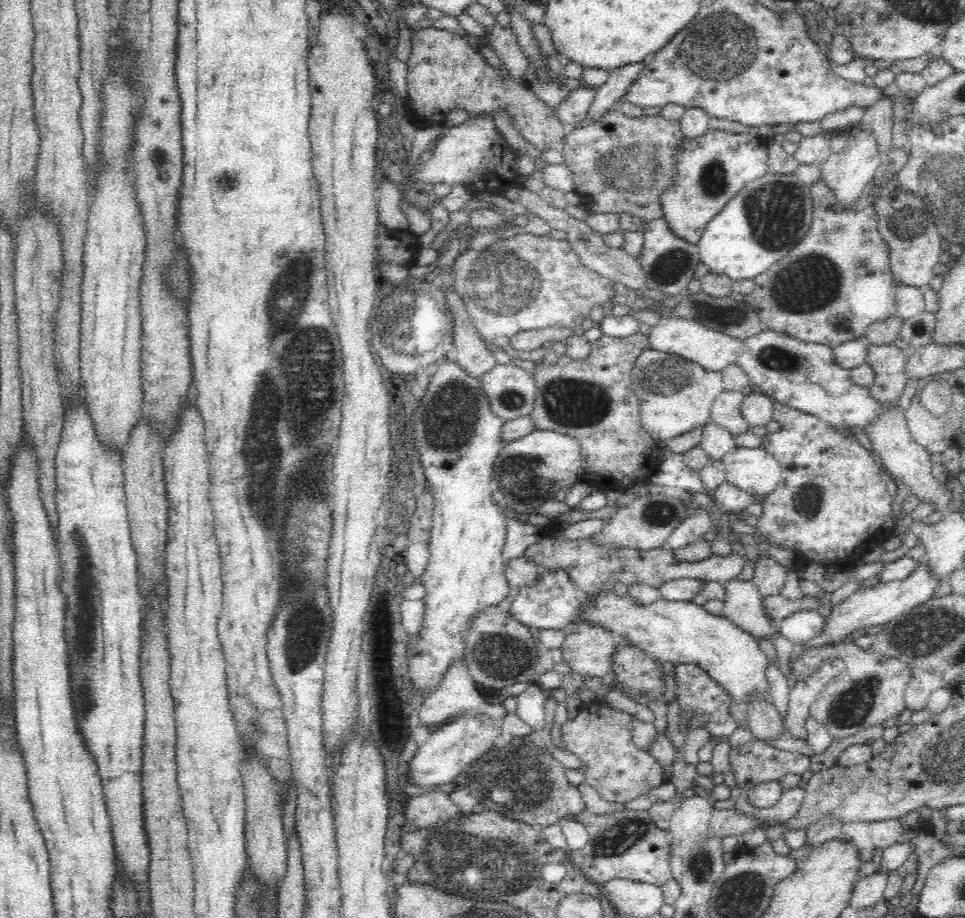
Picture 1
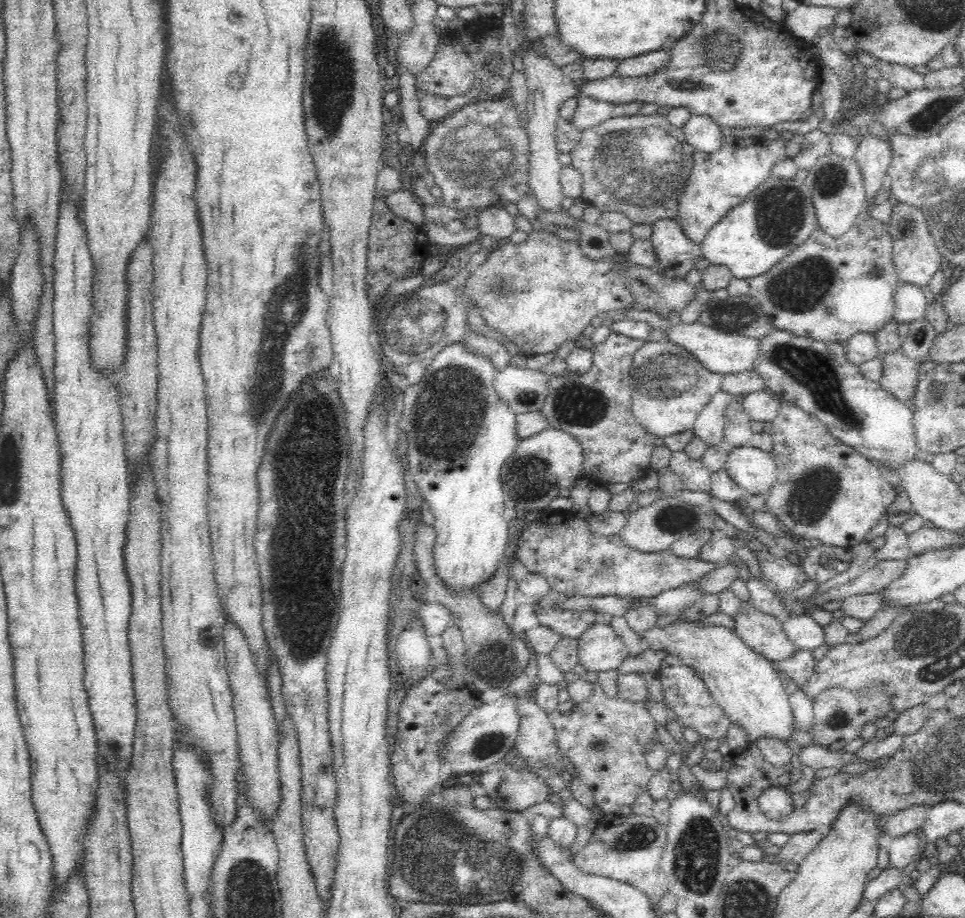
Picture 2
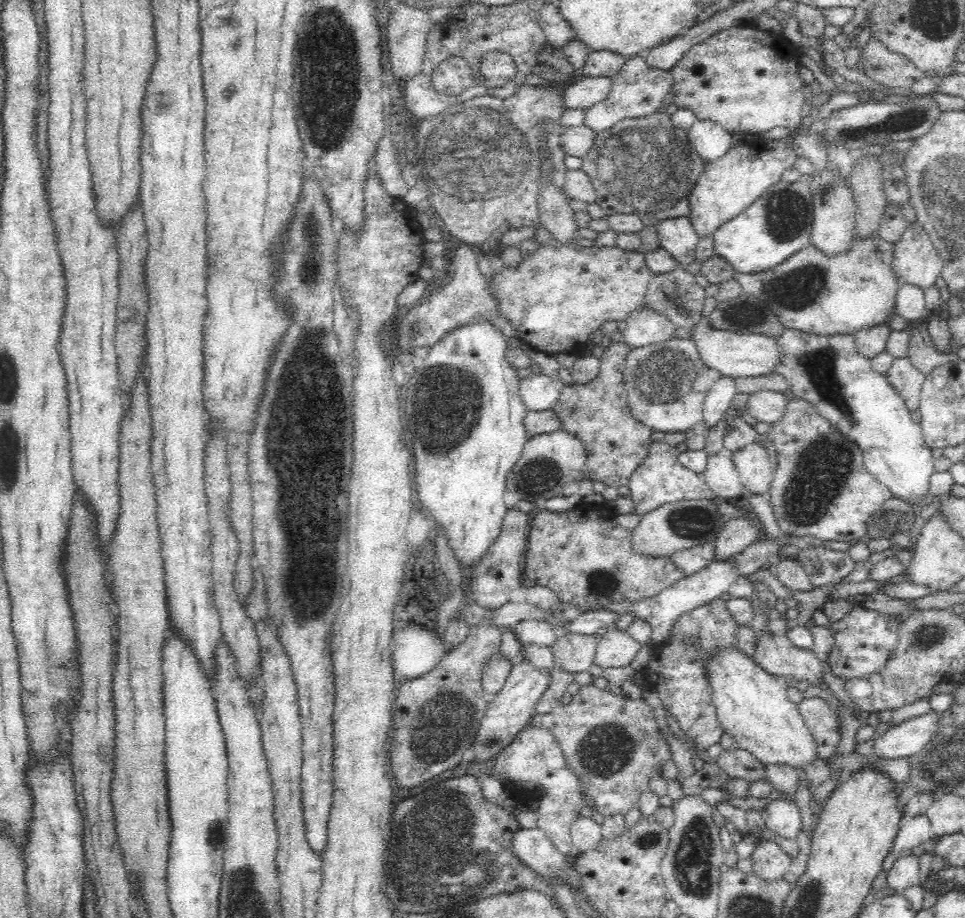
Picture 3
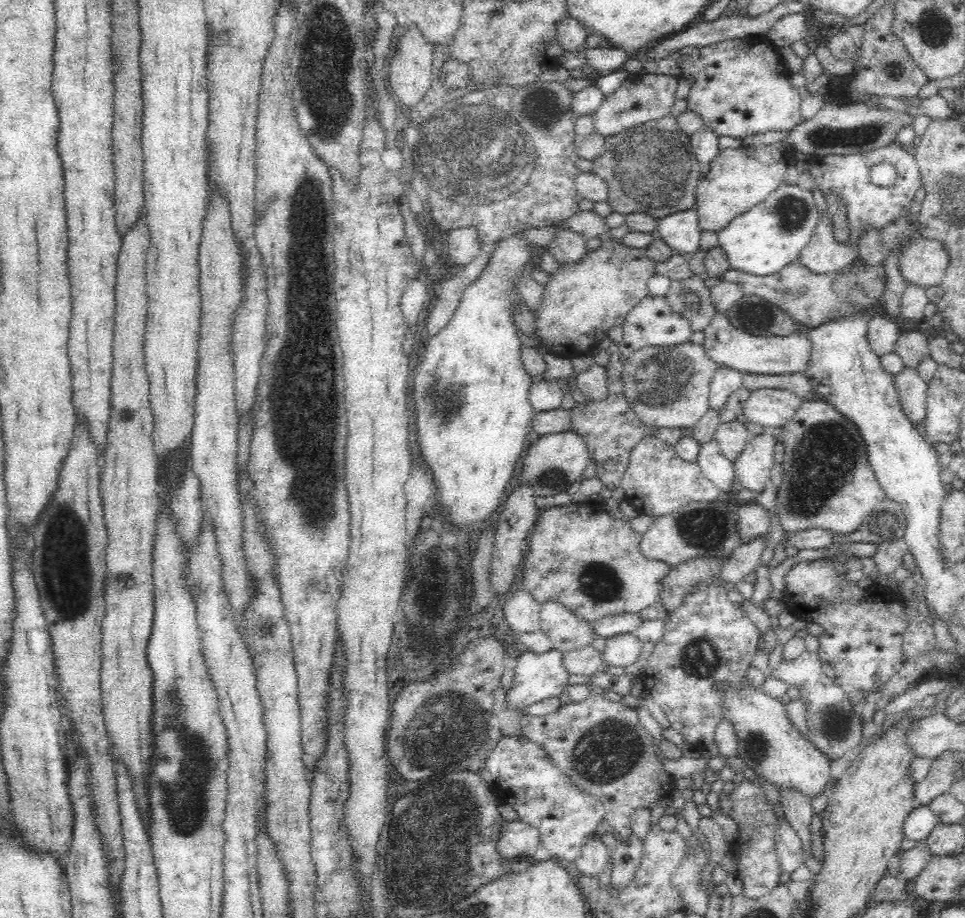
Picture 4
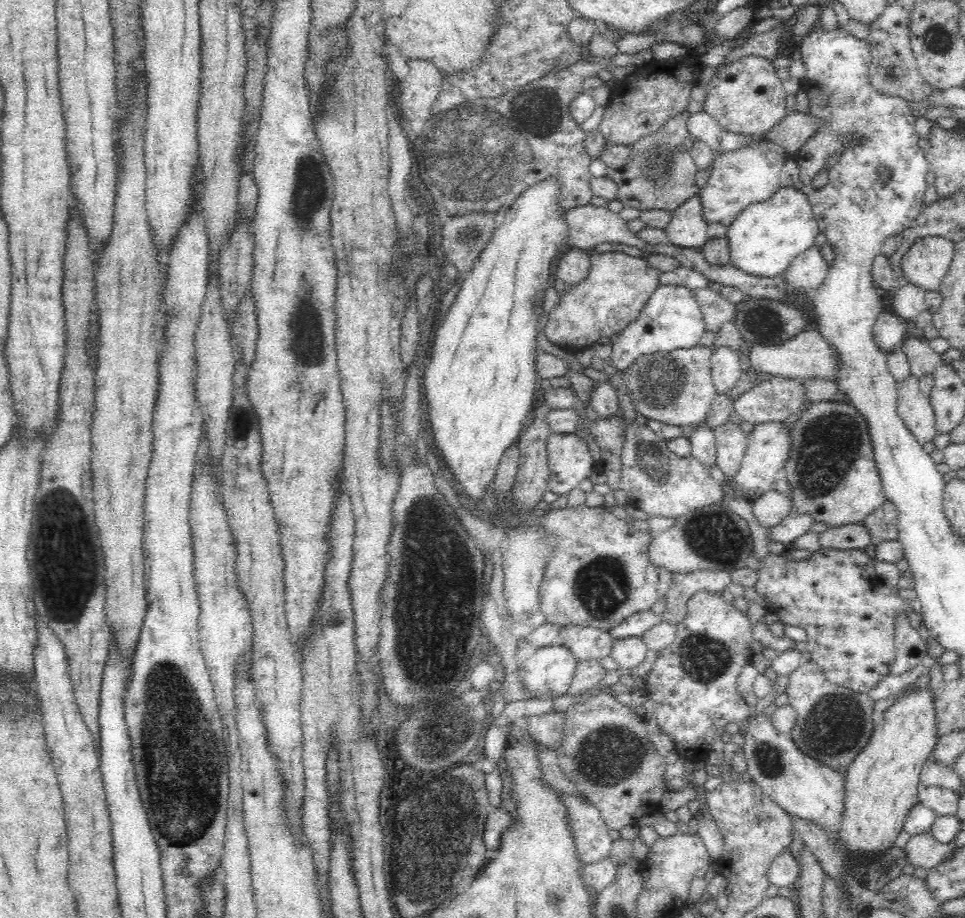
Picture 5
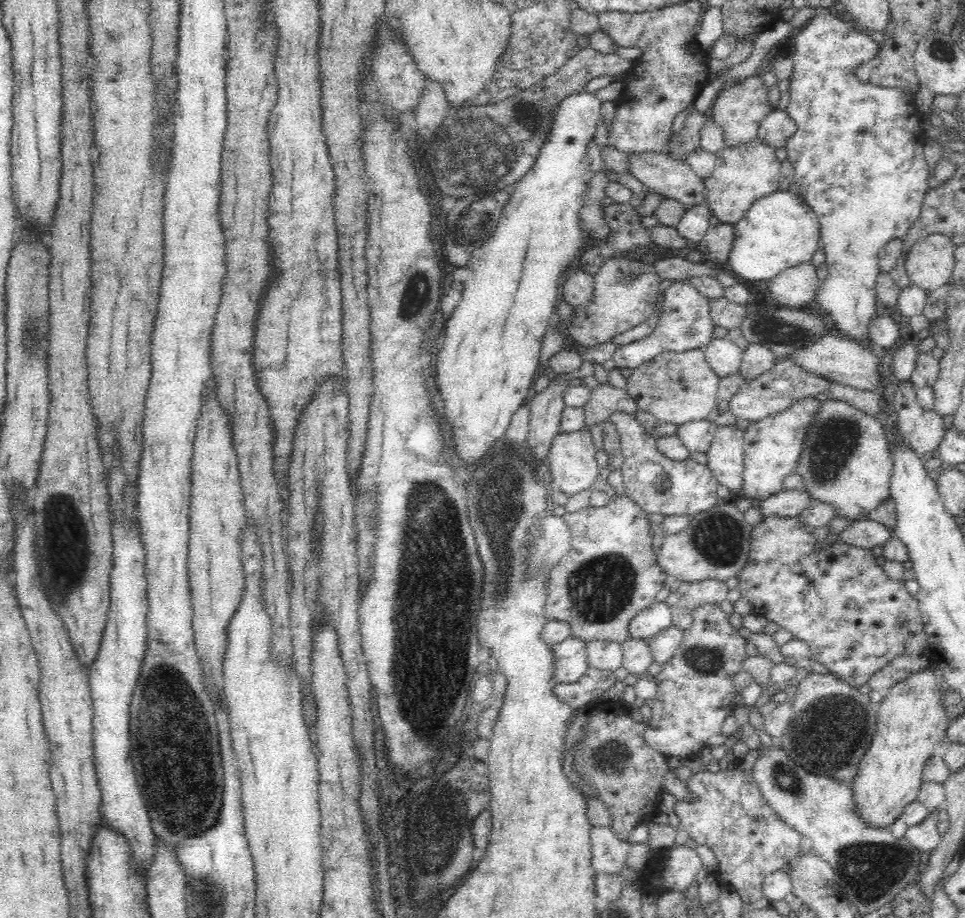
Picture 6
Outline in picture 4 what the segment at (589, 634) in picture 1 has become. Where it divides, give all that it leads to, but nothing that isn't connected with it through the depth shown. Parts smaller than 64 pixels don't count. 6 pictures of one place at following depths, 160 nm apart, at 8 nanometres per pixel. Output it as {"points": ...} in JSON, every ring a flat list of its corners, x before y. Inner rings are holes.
{"points":[[626,633,605,639,601,653,604,665,626,667,637,662,643,642,634,634]]}

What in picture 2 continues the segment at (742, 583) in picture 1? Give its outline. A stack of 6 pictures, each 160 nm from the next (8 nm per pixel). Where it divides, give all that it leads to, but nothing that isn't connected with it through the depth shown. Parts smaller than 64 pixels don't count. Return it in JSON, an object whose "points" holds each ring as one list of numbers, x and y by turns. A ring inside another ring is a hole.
{"points":[[752,602,744,603,742,612,738,613,735,620,735,634,774,666,799,651,783,630,783,618,772,618,756,610]]}

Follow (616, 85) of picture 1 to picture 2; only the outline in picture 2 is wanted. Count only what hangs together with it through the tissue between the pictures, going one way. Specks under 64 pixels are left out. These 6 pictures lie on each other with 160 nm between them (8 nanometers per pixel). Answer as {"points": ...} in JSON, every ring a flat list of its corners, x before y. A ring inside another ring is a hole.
{"points":[[671,45,626,58,620,62,616,76,640,77,658,72,671,57]]}

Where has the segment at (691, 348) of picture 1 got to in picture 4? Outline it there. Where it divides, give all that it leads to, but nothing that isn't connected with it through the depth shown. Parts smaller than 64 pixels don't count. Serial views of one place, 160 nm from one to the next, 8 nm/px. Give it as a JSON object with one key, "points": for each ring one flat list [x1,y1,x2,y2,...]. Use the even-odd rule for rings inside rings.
{"points":[[717,312,703,331,705,339,702,345,708,358,717,365,728,366,740,372,754,374,804,373,810,365,810,358,812,358,809,336,798,330,788,336,754,336,736,328,726,313]]}

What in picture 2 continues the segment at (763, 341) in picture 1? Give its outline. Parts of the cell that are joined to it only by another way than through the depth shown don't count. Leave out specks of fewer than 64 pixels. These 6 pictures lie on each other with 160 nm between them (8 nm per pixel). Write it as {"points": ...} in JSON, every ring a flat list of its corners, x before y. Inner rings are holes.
{"points":[[774,329,768,336,759,339,759,349,760,356,754,364,754,371,764,379,766,390,777,395,781,401,795,404,816,416,827,426,833,438,853,447,868,461,882,464,897,473,902,465,924,455,916,444,912,405,898,400,891,392,884,390,879,382,866,380,859,366,846,357,842,342,820,342,796,336,790,331]]}

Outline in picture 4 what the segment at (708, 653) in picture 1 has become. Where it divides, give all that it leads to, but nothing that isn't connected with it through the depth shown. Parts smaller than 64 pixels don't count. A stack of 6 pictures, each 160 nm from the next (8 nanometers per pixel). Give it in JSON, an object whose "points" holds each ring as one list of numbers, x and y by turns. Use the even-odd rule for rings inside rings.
{"points":[[745,683,740,688,724,688,726,712,724,719,729,720,737,732,737,756,742,757,748,768,758,778,776,788,790,789,806,795,808,800,826,792,826,785,836,776,834,765,824,753,816,749,787,718,784,699,774,699,760,690,750,690]]}

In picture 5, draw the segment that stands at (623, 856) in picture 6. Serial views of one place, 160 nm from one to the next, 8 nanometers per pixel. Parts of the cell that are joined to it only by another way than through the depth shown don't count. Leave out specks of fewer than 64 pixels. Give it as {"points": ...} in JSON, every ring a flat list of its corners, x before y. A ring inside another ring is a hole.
{"points":[[560,794,566,805,574,833,576,854,582,863,595,863,610,857,614,839,600,814,590,801]]}

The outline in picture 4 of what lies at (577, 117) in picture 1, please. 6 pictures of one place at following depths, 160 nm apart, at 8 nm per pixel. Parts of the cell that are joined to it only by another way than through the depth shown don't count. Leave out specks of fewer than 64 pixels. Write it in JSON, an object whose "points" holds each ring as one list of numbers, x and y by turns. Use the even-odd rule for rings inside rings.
{"points":[[632,74,614,94,606,96,600,108,592,115,595,132,608,138,645,122,662,120,664,116,672,115,678,100,676,92,679,81,680,77,672,78,664,74]]}

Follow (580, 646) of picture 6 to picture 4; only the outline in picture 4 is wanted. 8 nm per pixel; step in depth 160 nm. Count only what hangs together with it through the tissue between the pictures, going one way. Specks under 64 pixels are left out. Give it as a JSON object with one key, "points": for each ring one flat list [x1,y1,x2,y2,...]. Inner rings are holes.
{"points":[[551,648,544,652,526,650,517,657,517,666,514,669,515,675,512,681,512,688,506,696,507,705,512,710,518,708,526,709,534,702,546,700,546,698,560,697,567,692,570,686,568,683,569,669,566,670,563,660,563,652]]}

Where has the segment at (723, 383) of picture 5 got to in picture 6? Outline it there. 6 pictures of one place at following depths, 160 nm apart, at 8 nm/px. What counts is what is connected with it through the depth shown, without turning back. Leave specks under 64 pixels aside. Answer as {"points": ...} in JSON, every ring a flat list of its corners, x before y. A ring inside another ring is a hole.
{"points":[[714,337,703,349,705,360,720,377,739,370,743,358,743,346,730,340]]}

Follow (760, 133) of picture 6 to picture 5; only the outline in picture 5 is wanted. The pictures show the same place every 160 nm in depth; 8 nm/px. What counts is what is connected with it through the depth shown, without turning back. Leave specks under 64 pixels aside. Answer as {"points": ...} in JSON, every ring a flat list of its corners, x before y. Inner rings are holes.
{"points":[[790,112,778,125,766,131,764,136,766,140,778,144,790,156,815,134,818,126,816,118,809,118,804,113]]}

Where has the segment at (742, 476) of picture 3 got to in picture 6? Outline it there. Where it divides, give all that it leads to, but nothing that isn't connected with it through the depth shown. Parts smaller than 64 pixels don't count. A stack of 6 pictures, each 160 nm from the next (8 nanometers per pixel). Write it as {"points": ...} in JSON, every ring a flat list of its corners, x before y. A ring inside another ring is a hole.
{"points":[[815,396,802,397,794,400,794,404,790,402,790,406,782,412,768,414,760,420,749,422,749,426,743,430,745,455,742,466,742,494,761,501,784,490,782,484,787,476,795,473,807,430,817,417,821,402]]}

